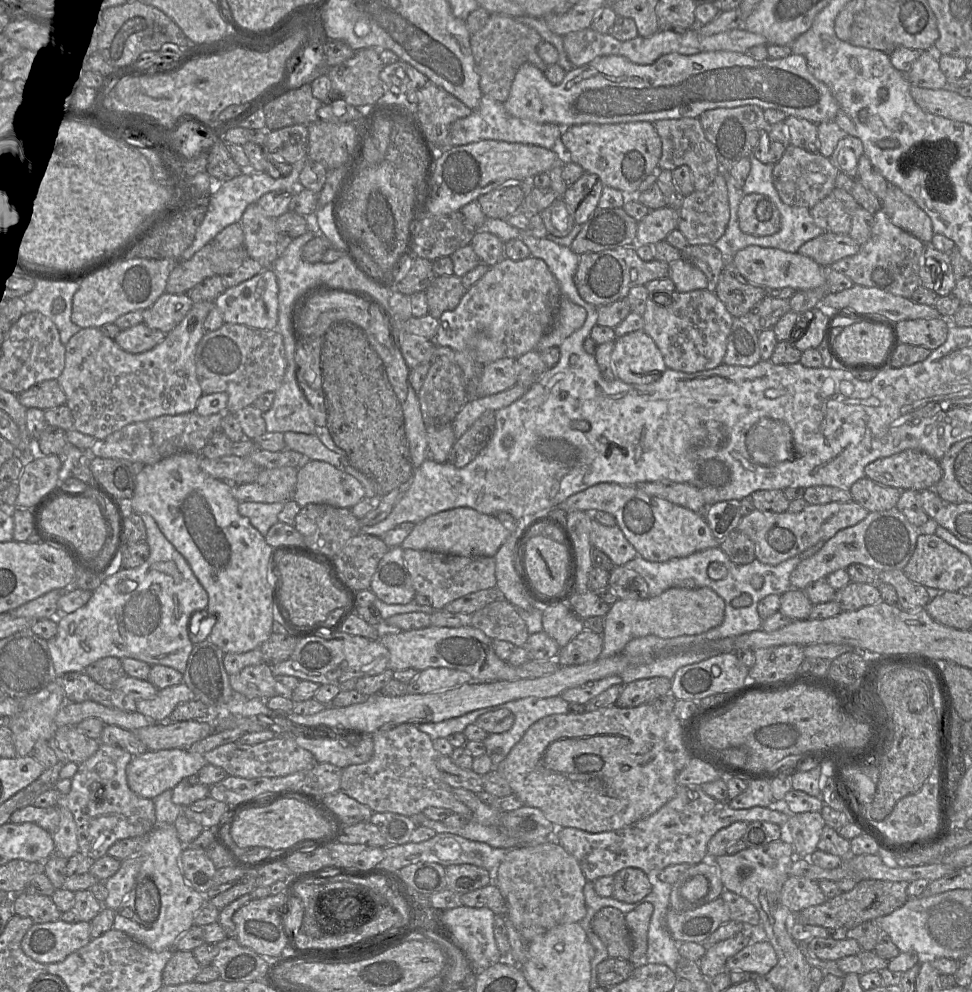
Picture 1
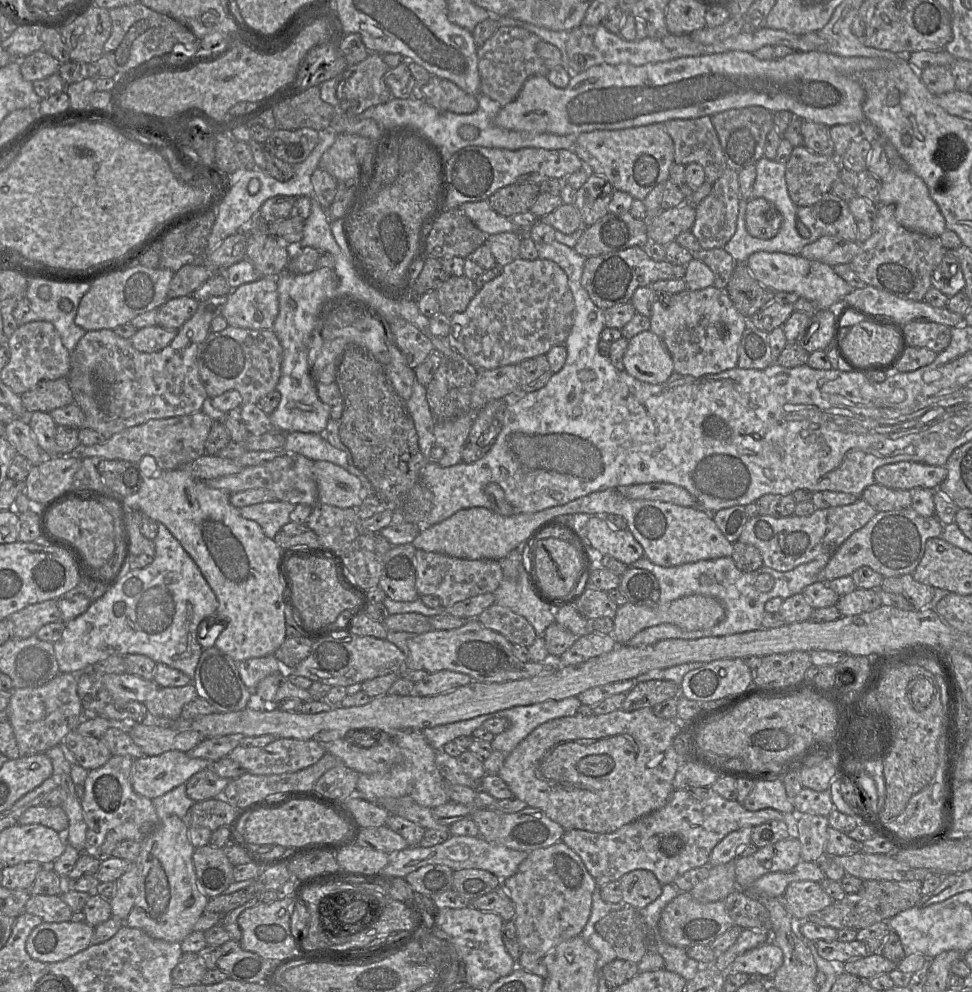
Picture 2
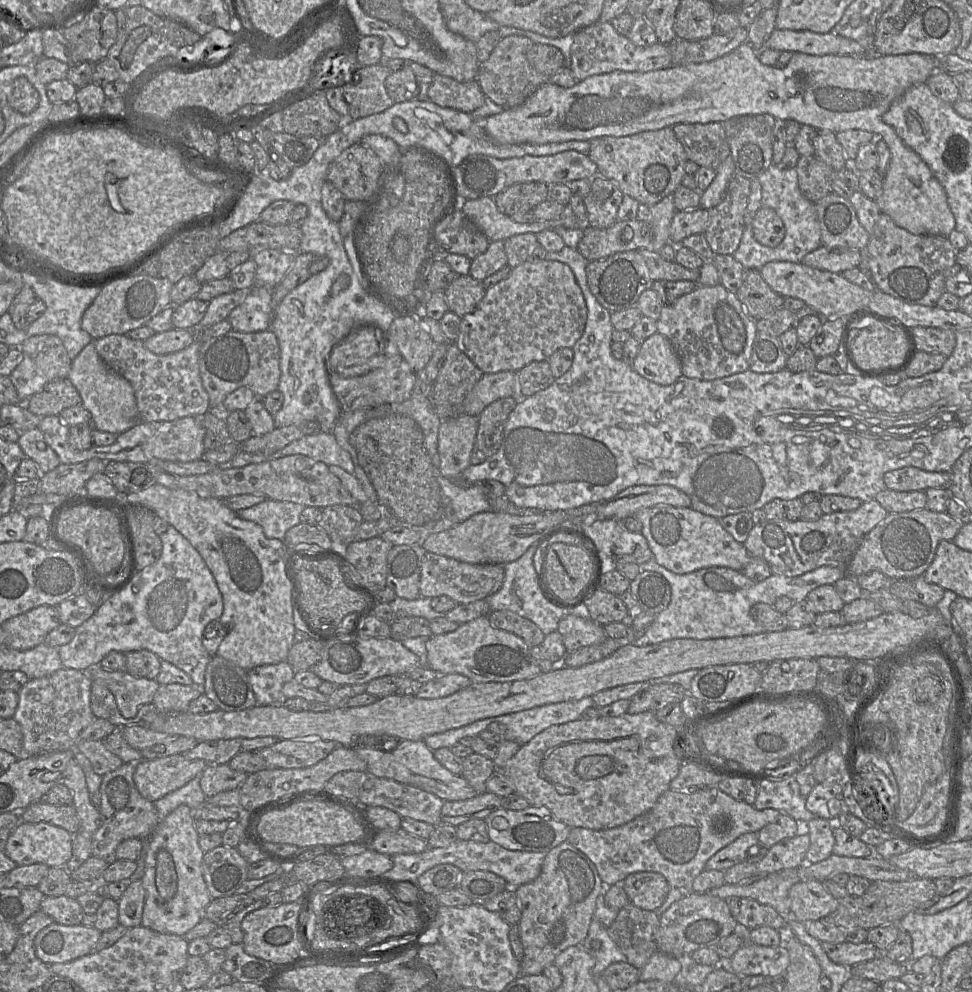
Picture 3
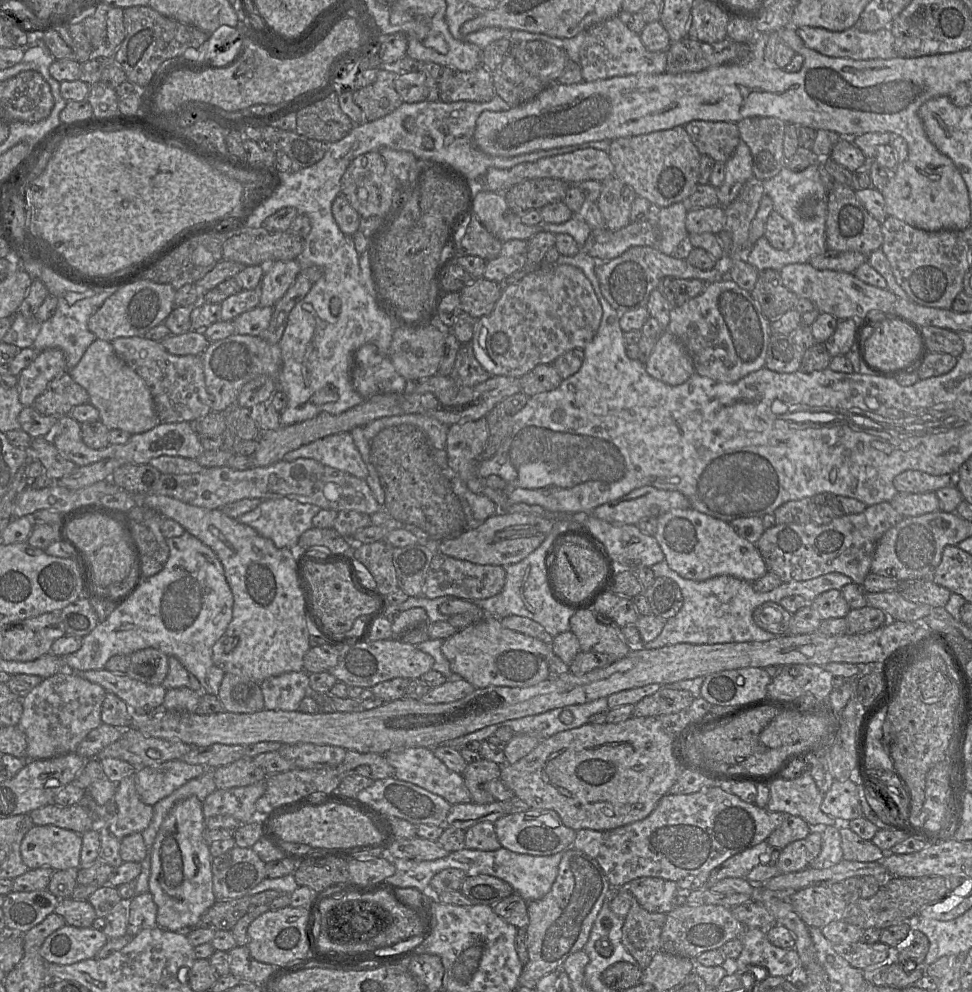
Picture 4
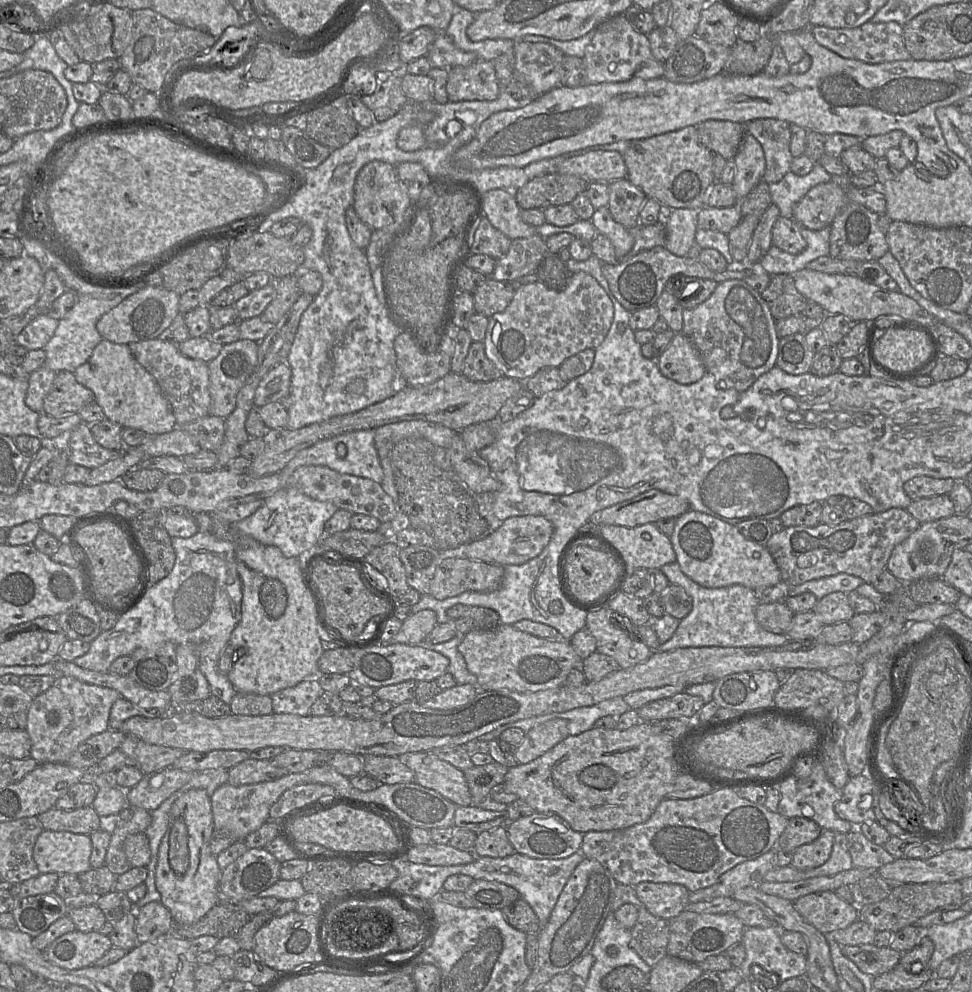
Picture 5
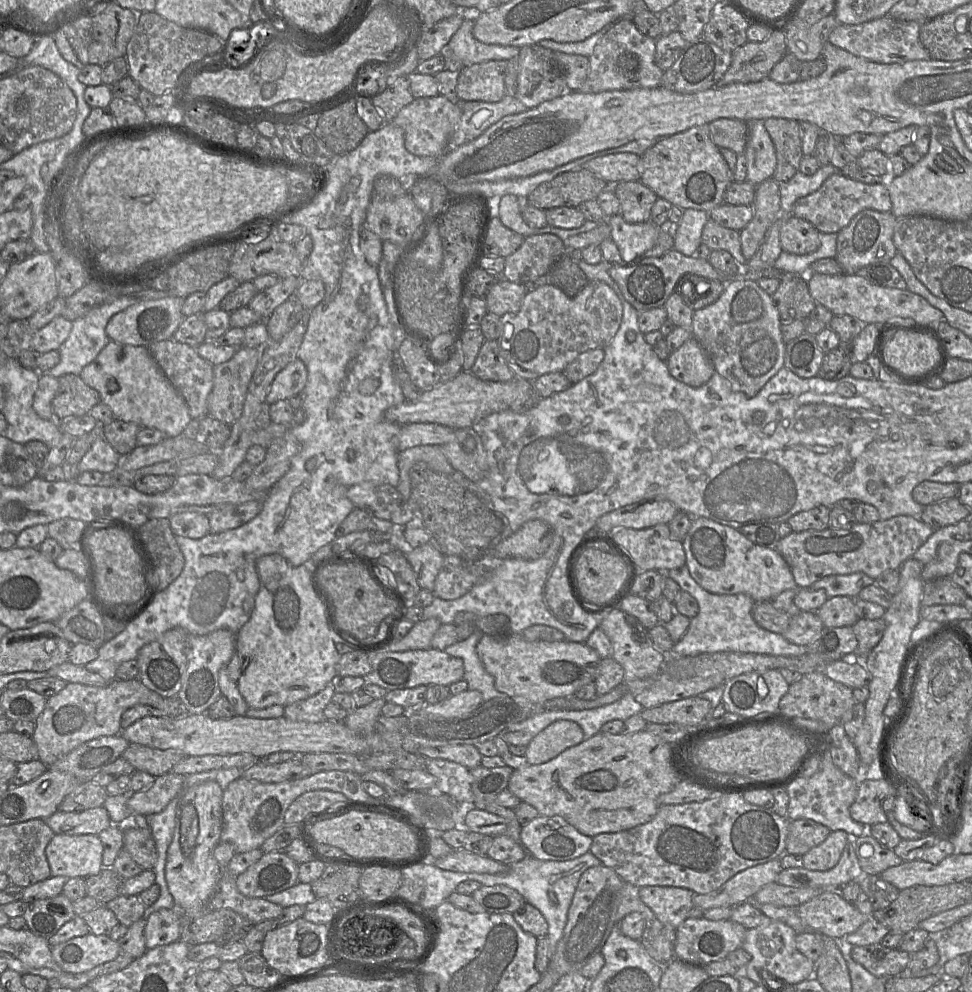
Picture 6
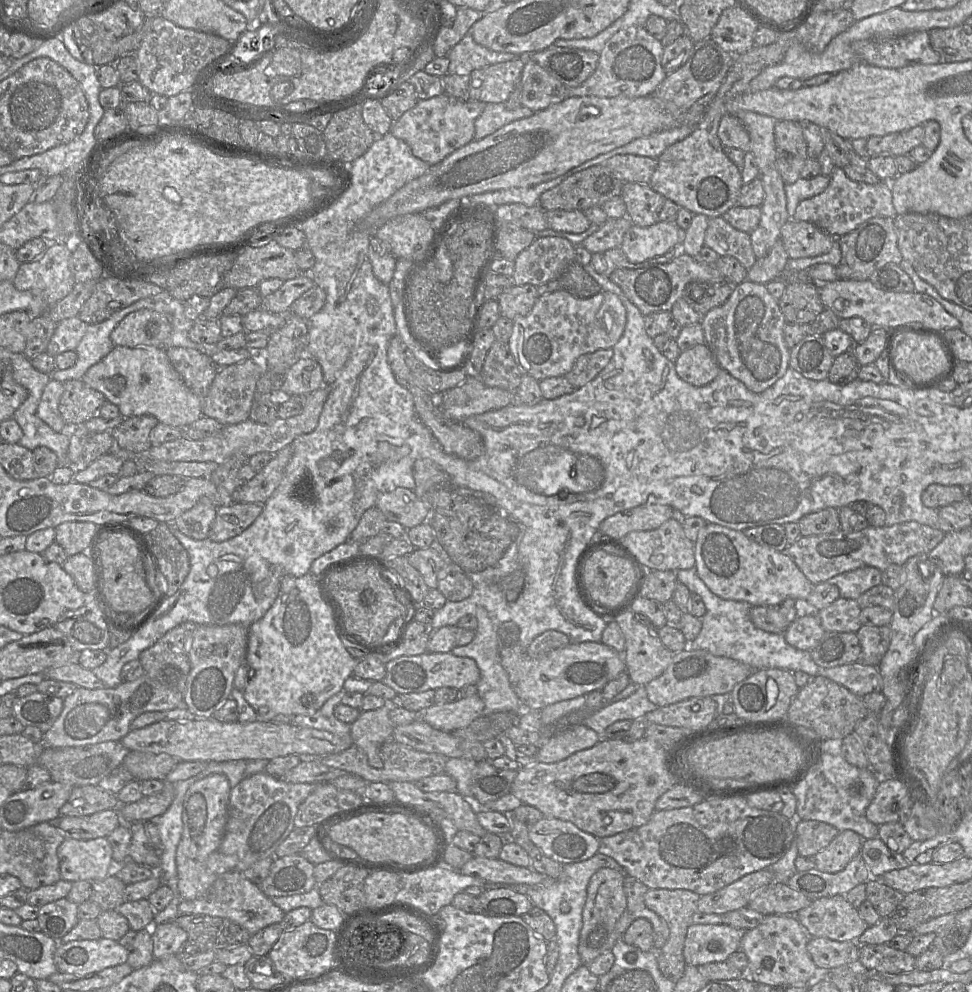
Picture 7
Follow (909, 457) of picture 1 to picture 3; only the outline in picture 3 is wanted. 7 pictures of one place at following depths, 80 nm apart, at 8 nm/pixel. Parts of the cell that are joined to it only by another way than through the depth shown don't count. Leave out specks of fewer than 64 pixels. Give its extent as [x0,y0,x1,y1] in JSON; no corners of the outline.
[884,466,951,491]

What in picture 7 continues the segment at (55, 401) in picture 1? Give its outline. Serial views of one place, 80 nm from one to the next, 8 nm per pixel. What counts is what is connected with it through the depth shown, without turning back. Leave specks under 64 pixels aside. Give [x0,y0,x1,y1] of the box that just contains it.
[59,379,105,426]

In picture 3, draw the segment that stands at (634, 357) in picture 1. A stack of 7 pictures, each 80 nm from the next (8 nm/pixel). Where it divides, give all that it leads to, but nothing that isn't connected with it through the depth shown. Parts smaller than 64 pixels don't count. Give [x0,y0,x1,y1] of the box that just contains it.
[632,332,682,385]

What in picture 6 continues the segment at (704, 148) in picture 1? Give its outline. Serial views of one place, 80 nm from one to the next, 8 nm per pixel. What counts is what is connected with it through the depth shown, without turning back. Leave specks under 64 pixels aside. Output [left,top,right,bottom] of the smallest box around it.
[709,118,747,154]

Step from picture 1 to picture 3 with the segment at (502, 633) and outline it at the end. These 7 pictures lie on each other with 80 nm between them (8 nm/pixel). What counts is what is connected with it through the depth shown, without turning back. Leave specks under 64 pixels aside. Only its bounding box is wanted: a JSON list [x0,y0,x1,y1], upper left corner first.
[487,610,545,647]

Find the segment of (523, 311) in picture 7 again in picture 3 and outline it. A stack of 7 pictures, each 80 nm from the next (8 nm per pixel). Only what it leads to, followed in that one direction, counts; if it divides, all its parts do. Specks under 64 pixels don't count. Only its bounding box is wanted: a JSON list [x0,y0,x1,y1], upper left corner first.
[443,275,486,316]

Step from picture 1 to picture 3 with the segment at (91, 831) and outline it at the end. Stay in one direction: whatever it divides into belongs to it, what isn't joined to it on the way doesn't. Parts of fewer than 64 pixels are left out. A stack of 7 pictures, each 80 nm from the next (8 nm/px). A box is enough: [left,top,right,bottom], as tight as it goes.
[92,763,158,864]

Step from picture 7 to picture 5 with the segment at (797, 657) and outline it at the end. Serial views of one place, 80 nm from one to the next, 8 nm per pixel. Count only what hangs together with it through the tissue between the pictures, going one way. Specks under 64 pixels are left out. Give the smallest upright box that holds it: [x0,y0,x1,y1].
[656,562,786,651]

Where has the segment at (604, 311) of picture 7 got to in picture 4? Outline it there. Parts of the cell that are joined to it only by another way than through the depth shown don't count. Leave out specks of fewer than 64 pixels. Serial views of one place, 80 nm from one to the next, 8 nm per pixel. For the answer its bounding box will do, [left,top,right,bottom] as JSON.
[470,264,602,378]

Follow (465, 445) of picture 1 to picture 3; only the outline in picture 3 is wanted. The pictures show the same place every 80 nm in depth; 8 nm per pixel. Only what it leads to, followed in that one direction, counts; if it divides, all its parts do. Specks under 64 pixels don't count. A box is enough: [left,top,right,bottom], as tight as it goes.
[471,396,519,464]

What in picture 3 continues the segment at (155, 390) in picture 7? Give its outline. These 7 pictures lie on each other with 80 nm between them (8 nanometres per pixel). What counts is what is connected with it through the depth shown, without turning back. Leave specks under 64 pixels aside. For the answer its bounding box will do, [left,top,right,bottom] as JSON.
[67,342,141,435]

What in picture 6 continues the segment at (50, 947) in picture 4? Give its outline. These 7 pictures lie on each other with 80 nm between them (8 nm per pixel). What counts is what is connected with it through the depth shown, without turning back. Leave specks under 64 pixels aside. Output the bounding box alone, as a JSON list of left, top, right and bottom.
[53,934,121,974]

